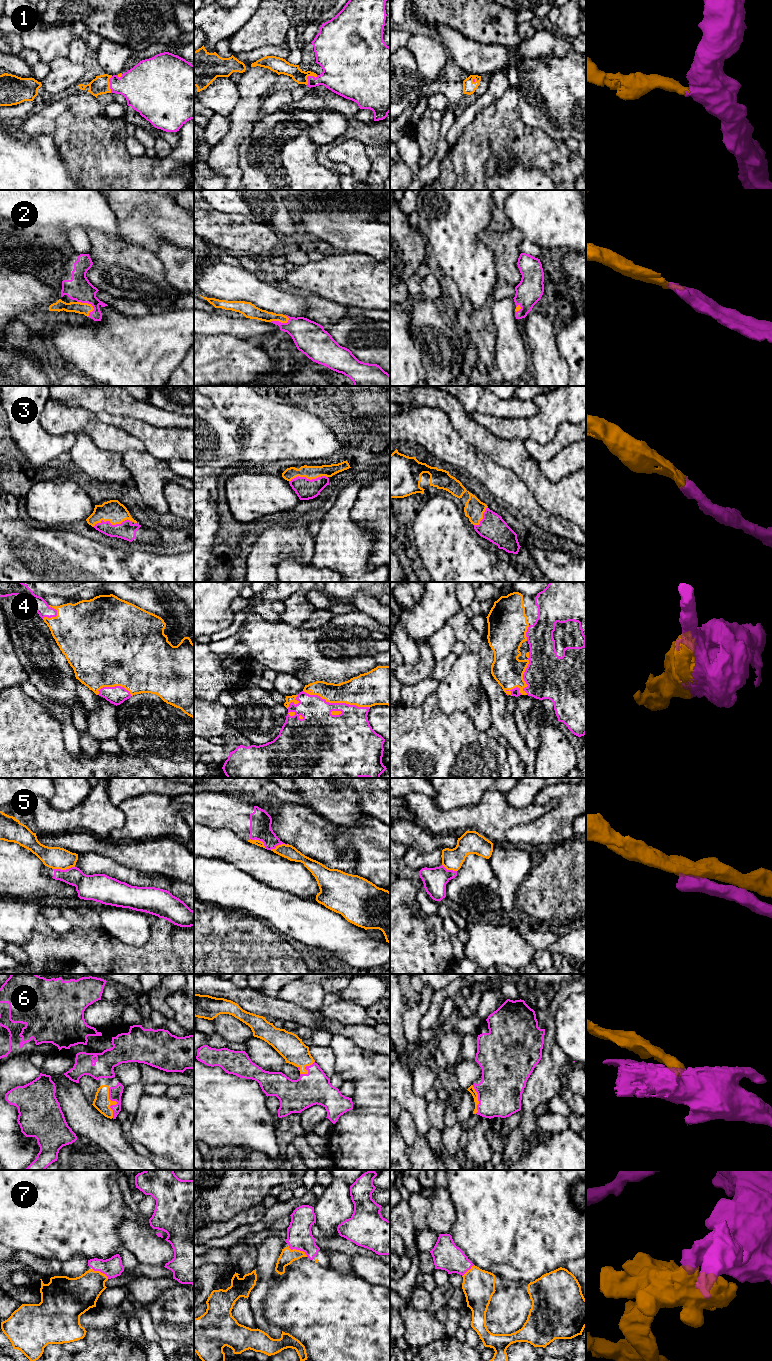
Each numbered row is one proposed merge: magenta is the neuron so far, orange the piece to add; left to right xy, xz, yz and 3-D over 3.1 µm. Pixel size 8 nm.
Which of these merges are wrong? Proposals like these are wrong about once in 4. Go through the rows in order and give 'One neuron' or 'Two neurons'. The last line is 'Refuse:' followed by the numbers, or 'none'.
1: One neuron
2: One neuron
3: One neuron
4: One neuron
5: Two neurons
6: One neuron
7: One neuron
Refuse: 5

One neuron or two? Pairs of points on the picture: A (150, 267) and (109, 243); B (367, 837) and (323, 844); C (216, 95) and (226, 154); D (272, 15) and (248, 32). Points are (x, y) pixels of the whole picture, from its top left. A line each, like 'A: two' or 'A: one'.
A: one
B: two
C: two
D: one

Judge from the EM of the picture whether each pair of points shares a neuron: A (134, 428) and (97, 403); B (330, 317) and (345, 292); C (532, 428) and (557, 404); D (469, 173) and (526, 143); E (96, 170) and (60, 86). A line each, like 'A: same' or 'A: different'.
A: different
B: different
C: same
D: same
E: different

